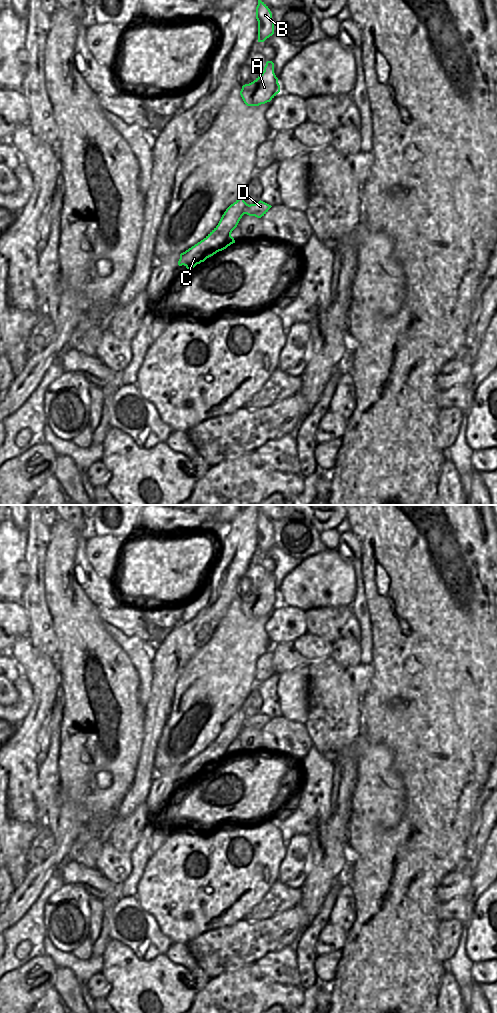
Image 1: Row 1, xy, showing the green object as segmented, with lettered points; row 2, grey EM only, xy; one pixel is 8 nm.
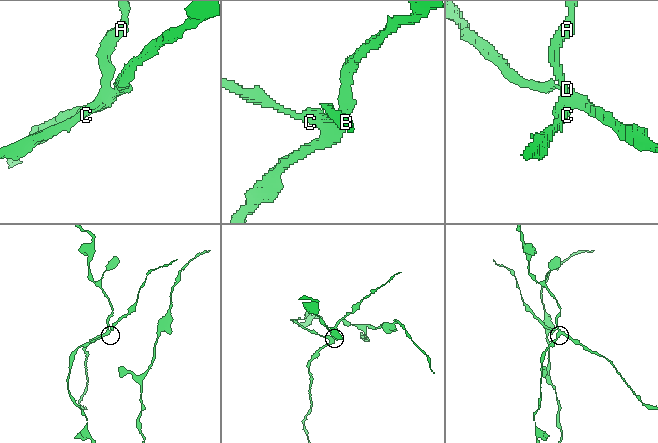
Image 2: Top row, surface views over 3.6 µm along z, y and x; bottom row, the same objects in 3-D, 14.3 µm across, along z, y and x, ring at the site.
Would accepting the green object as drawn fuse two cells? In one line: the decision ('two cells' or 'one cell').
two cells

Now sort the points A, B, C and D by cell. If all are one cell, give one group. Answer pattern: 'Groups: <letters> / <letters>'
Groups: A B C / D.

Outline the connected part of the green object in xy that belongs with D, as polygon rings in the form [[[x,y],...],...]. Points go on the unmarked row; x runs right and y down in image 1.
[[[260,712],[255,716],[248,717],[244,723],[244,726],[261,730],[268,724],[271,719],[271,717]]]

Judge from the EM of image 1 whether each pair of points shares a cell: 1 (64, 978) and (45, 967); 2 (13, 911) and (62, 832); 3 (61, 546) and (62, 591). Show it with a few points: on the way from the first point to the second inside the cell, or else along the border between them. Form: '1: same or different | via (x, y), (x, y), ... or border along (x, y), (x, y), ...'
1: different | border along (58, 966), (55, 972), (54, 984), (51, 987)
2: same | via (29, 891), (35, 880), (58, 857), (60, 852)
3: same | via (61, 557), (61, 580)

